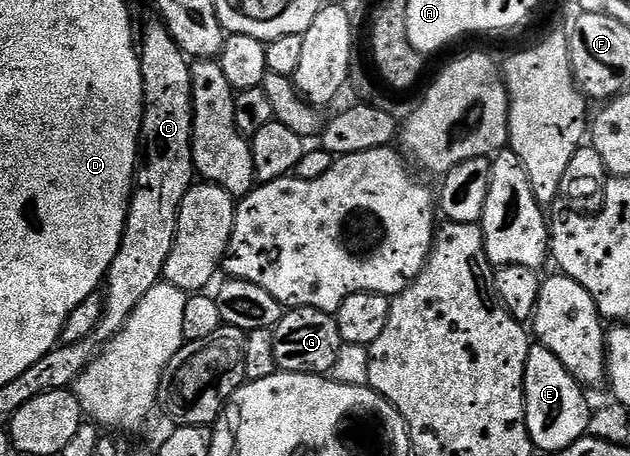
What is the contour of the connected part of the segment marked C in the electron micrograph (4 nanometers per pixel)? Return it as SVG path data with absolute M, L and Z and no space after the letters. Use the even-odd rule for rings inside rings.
M154 17L142 31L140 28L139 54L143 73L143 93L145 94L145 108L141 118L141 138L139 140L143 158L140 160L133 180L134 192L129 201L129 215L125 219L123 241L119 245L119 253L115 253L115 261L111 261L109 266L107 286L103 291L105 313L101 316L99 325L93 330L91 336L92 342L101 343L100 345L108 344L110 339L114 339L121 332L123 325L131 317L131 313L135 313L135 305L143 301L143 297L156 283L162 282L167 257L171 253L171 245L175 245L175 229L181 202L195 183L190 60L178 43L173 40L168 27L157 17Z

